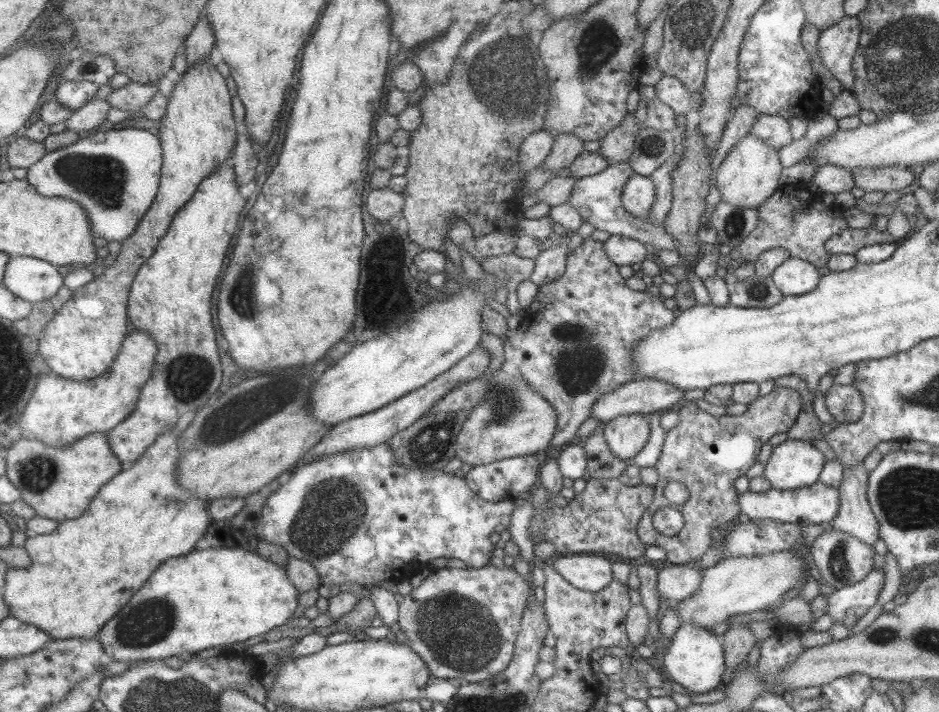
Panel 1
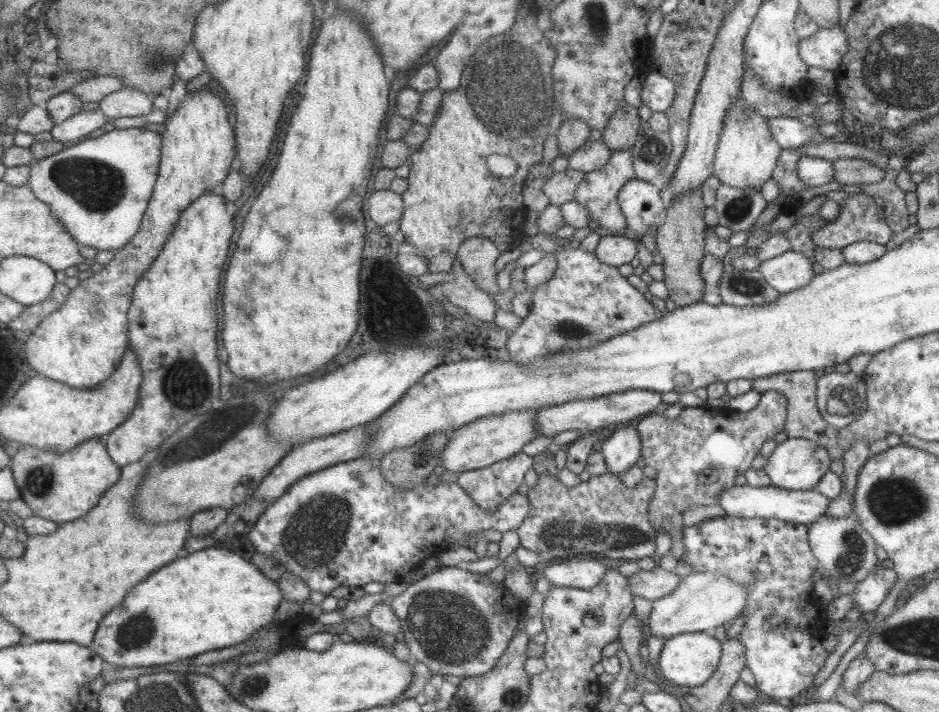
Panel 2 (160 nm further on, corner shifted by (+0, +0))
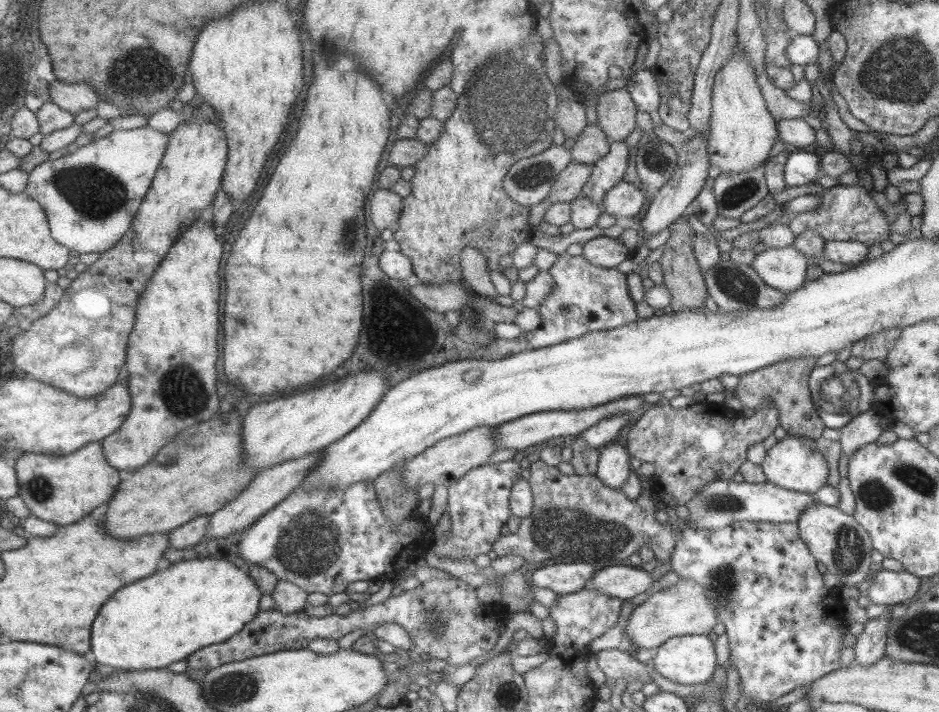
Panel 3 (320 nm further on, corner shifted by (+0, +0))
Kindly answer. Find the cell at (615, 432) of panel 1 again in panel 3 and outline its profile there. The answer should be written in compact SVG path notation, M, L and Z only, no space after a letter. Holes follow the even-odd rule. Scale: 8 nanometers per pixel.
M611 442L599 450L598 463L596 464L597 479L605 487L621 489L631 471L626 445Z

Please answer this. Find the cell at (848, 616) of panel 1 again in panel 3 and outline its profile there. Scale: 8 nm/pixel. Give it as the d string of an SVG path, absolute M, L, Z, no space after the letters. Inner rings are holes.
M879 570L865 593L871 604L884 604L888 609L895 604L907 604L920 592L919 577L909 572Z

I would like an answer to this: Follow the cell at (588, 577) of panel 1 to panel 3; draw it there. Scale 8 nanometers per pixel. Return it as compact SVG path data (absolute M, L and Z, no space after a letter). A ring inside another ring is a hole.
M583 562L551 564L534 570L529 583L533 587L547 588L563 595L582 590L593 573L593 568Z

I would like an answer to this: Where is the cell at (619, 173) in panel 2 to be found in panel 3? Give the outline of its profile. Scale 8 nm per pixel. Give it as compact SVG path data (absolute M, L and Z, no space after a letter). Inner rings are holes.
M613 142L609 152L592 163L592 173L581 189L580 196L596 202L602 208L605 192L623 180L628 161L628 146L624 142Z

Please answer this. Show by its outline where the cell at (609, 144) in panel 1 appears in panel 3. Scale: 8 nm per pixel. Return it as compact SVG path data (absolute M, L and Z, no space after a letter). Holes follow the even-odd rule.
M623 87L601 93L594 104L596 122L607 142L624 142L635 128L635 108L630 94Z

